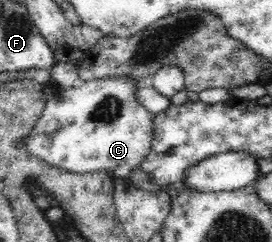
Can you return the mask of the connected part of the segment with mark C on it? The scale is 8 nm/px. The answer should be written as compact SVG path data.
M114 75L82 81L80 85L60 89L58 95L51 97L46 103L43 115L29 138L28 151L42 158L50 166L57 166L76 174L105 170L112 179L130 178L131 170L140 170L140 162L147 156L154 139L151 124L154 115L138 102L137 91L140 87L141 80L132 75Z

